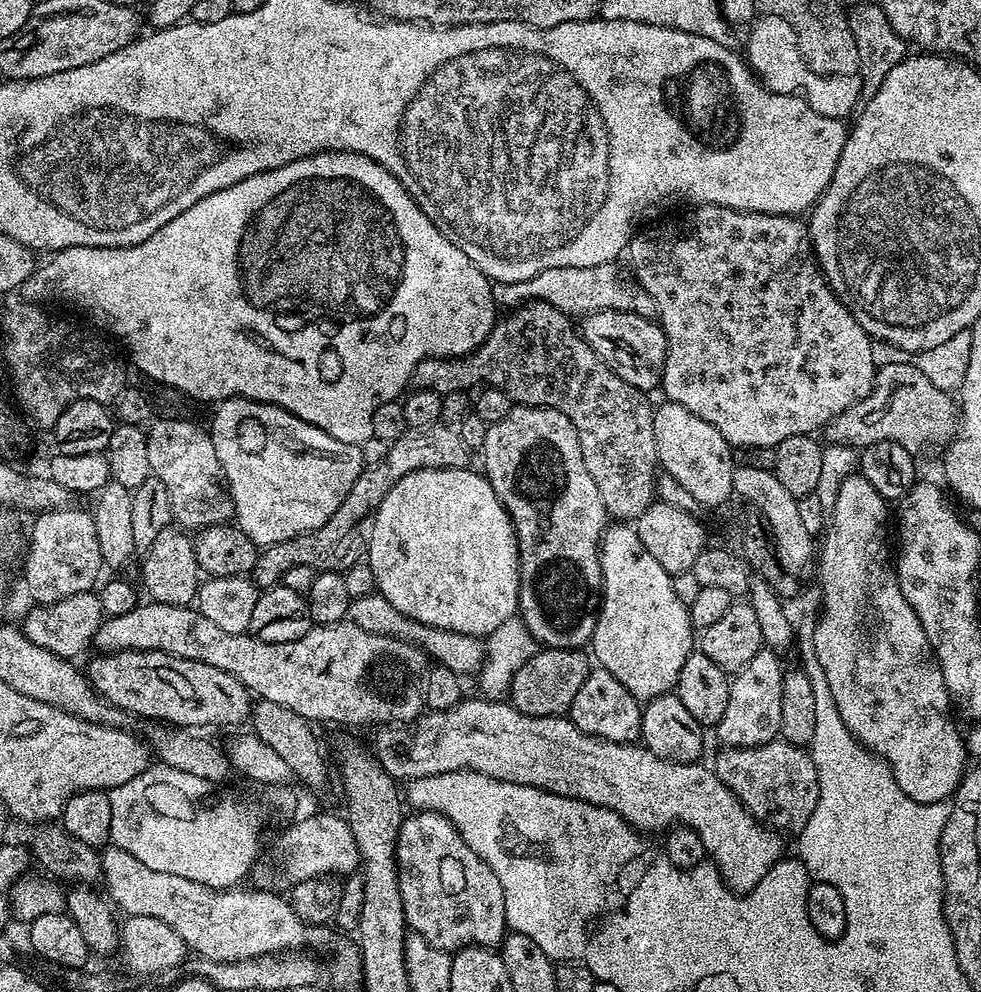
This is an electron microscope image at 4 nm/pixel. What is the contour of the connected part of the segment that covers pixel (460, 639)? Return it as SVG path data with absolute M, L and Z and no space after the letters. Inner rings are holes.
M372 593L353 597L348 604L347 621L371 633L382 634L383 636L398 637L410 644L414 644L427 657L436 658L435 663L441 667L454 670L459 676L466 674L475 675L479 673L484 664L485 643L477 636L458 634L454 631L442 630L438 627L426 626L408 615L402 614L395 609L390 602L387 602L384 595Z

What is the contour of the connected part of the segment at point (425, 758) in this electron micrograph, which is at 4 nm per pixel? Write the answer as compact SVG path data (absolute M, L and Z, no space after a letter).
M479 698L480 700L461 699L459 704L450 706L441 712L425 711L411 722L402 724L393 724L391 726L380 726L375 729L376 732L376 748L374 747L374 755L376 761L387 770L392 779L397 782L407 782L409 780L417 780L418 778L426 778L434 774L444 774L446 772L477 772L478 774L486 774L490 778L498 778L505 780L511 784L521 784L527 788L541 788L550 794L558 794L564 796L568 800L579 800L581 805L591 806L594 808L602 808L607 810L611 815L620 817L621 820L630 825L637 833L652 834L648 832L660 832L673 826L683 826L694 830L698 834L698 838L702 838L702 846L706 853L707 859L716 865L716 869L720 872L720 876L724 879L724 885L731 888L737 894L743 894L754 890L754 886L758 886L758 882L762 882L762 878L771 870L774 865L780 861L785 855L784 844L781 833L763 825L756 817L751 816L747 810L740 804L740 799L736 797L725 784L716 777L715 771L711 767L703 768L700 762L695 763L676 763L672 760L663 760L655 757L650 750L643 746L637 746L635 743L615 744L609 740L600 740L596 736L586 734L582 730L578 730L572 725L571 719L564 716L527 716L522 714L511 703L501 702L500 700L489 700L487 698Z

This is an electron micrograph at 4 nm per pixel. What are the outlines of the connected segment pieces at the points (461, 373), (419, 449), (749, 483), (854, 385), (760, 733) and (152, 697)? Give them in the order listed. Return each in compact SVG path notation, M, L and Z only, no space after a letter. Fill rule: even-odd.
M534 300L505 316L508 316L505 320L497 319L492 333L467 356L455 357L453 364L432 364L432 390L441 394L464 392L476 384L502 390L517 405L550 408L566 414L578 434L582 460L598 486L605 513L620 522L635 520L654 502L659 467L654 442L655 409L650 406L647 393L628 384L602 361L567 312Z
M447 422L431 424L430 426L418 426L417 428L407 427L401 437L389 443L386 450L386 458L382 458L378 462L365 467L358 478L358 482L354 482L354 486L350 486L350 494L346 494L346 498L342 498L342 506L338 506L338 510L334 510L332 517L322 526L318 526L318 530L310 530L301 536L295 536L277 544L267 545L257 555L256 567L250 573L251 579L257 588L263 590L277 587L283 581L286 570L290 570L290 566L310 566L315 572L338 572L343 574L350 566L361 563L365 559L366 536L363 531L360 533L360 527L363 524L365 527L369 517L378 510L382 498L386 498L386 494L390 494L390 490L398 481L410 474L414 474L418 470L426 470L427 468L469 467L468 454L470 454L470 448L465 442L462 442L459 427L452 426L451 428Z
M744 464L733 467L732 470L732 491L737 497L745 496L753 504L755 511L762 517L766 525L770 539L776 550L778 562L790 574L798 578L813 575L814 561L818 556L817 541L806 530L802 523L802 517L798 515L798 499L778 482L778 478L767 467L759 468L756 464Z
M701 204L689 212L692 212L689 216L668 220L657 228L645 227L637 231L626 249L626 260L628 256L632 263L631 275L646 290L646 294L654 298L658 323L668 340L662 381L662 391L668 395L665 397L671 403L686 406L690 414L698 414L702 422L710 422L710 426L714 426L714 430L718 430L718 434L722 434L722 438L726 438L737 449L768 448L767 450L775 449L776 445L791 436L812 434L823 429L834 416L842 414L842 410L866 398L872 389L877 370L872 353L874 341L866 330L862 330L862 326L853 318L852 311L833 294L832 288L824 279L824 273L816 263L816 254L812 251L812 238L808 235L807 223L796 216L739 212L713 204Z
M762 650L750 658L750 662L739 672L731 677L728 686L728 701L726 702L726 714L714 725L714 732L721 741L721 745L729 748L756 748L759 744L765 744L780 736L782 684L785 669L780 668L781 657L771 650Z
M127 651L96 654L86 667L86 675L101 700L108 700L114 706L124 708L133 717L149 716L152 722L163 722L168 726L189 730L208 730L215 724L236 726L249 719L252 695L244 684L228 671L218 670L205 662L192 661L190 658L171 656L170 653L152 651Z

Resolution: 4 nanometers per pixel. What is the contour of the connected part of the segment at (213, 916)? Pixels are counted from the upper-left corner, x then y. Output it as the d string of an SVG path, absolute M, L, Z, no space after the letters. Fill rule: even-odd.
M115 846L107 847L100 857L101 877L109 892L107 895L125 911L125 915L165 922L182 938L191 953L196 952L209 963L230 963L300 949L332 948L336 944L337 933L331 927L304 923L294 914L291 903L275 891L238 892L240 890L208 887L203 881L190 882L188 878L150 870L134 855Z

